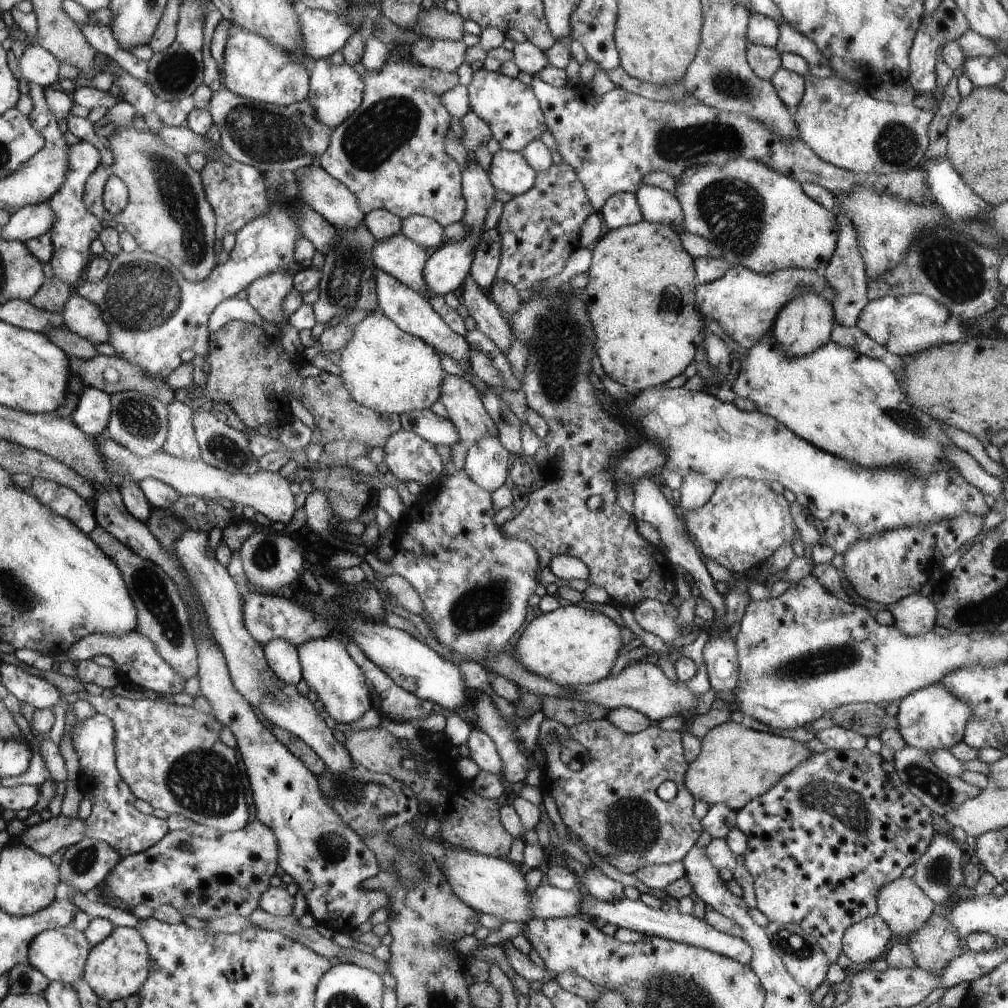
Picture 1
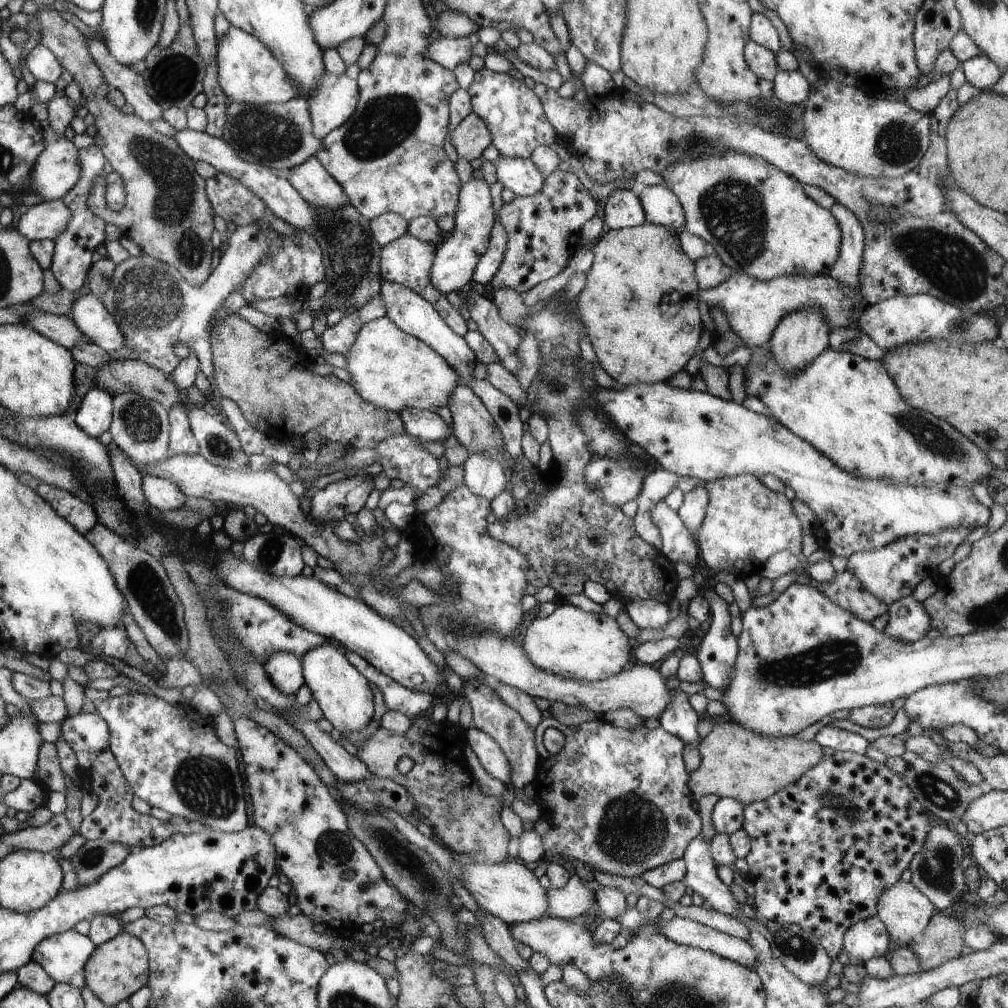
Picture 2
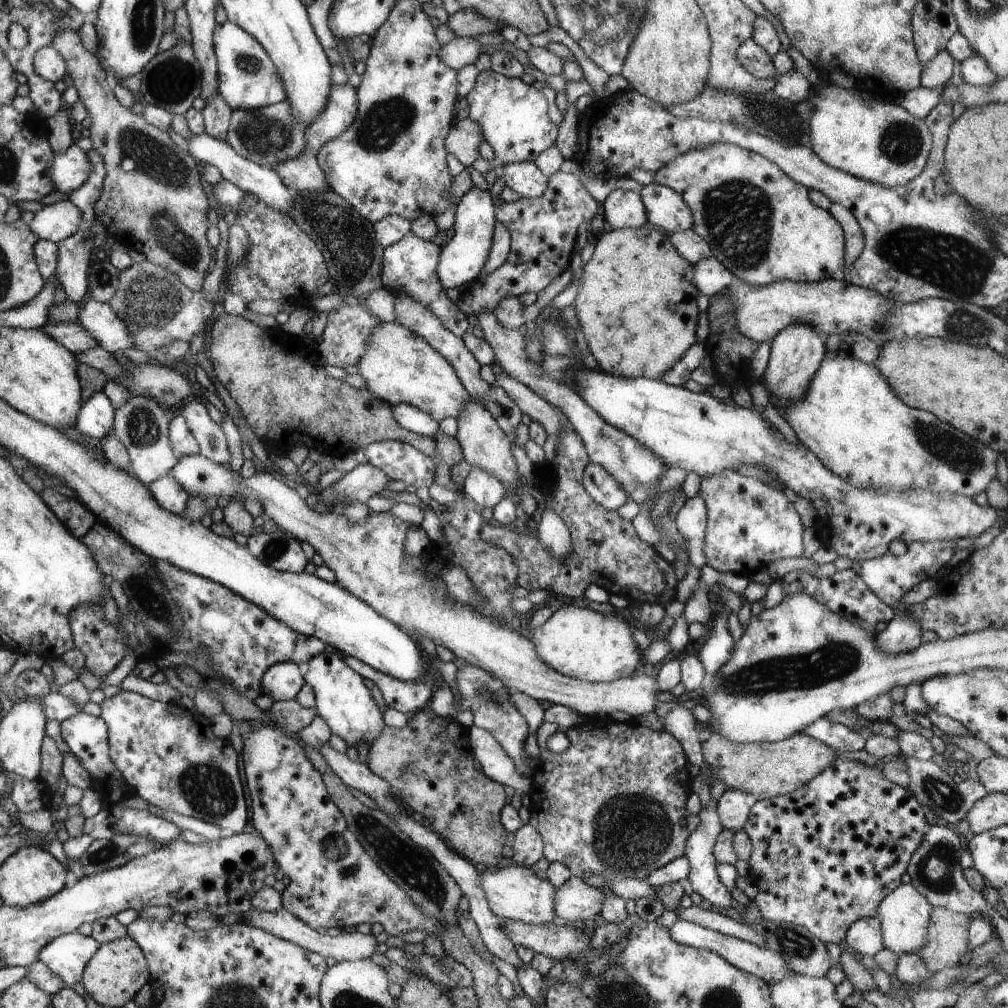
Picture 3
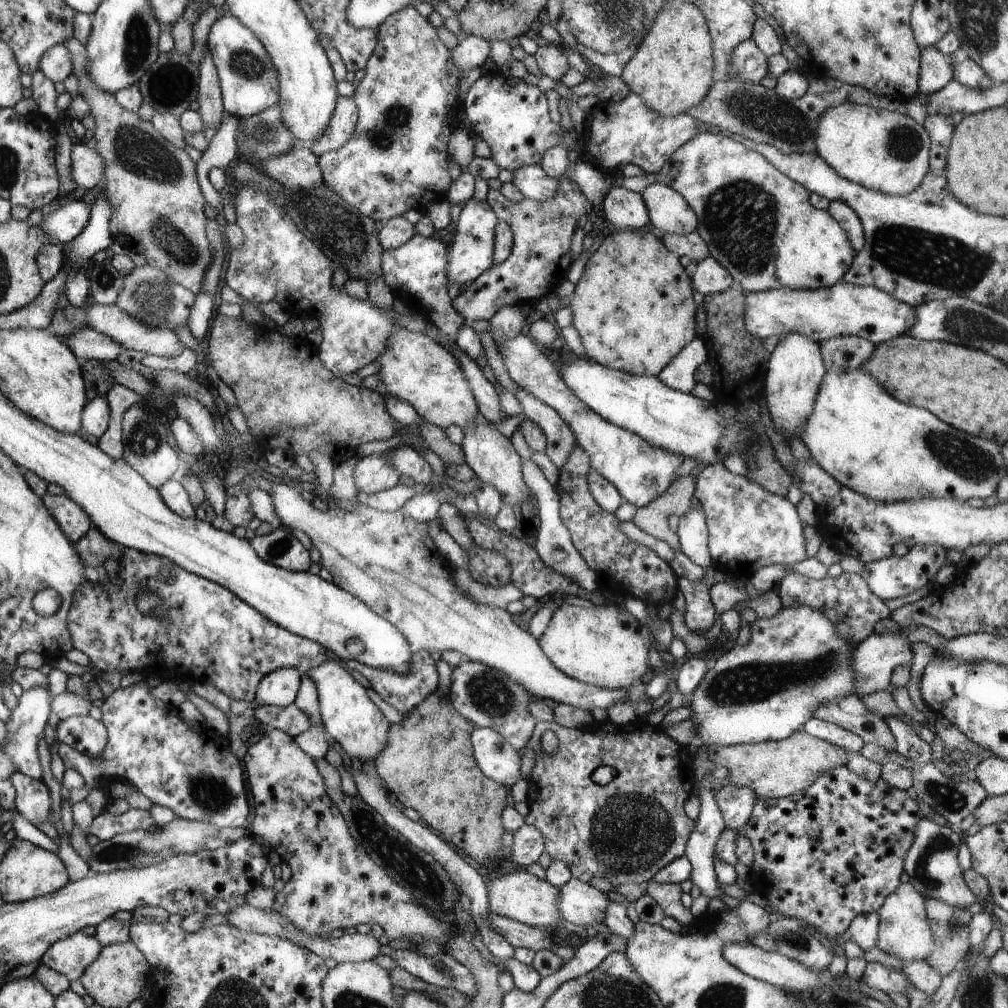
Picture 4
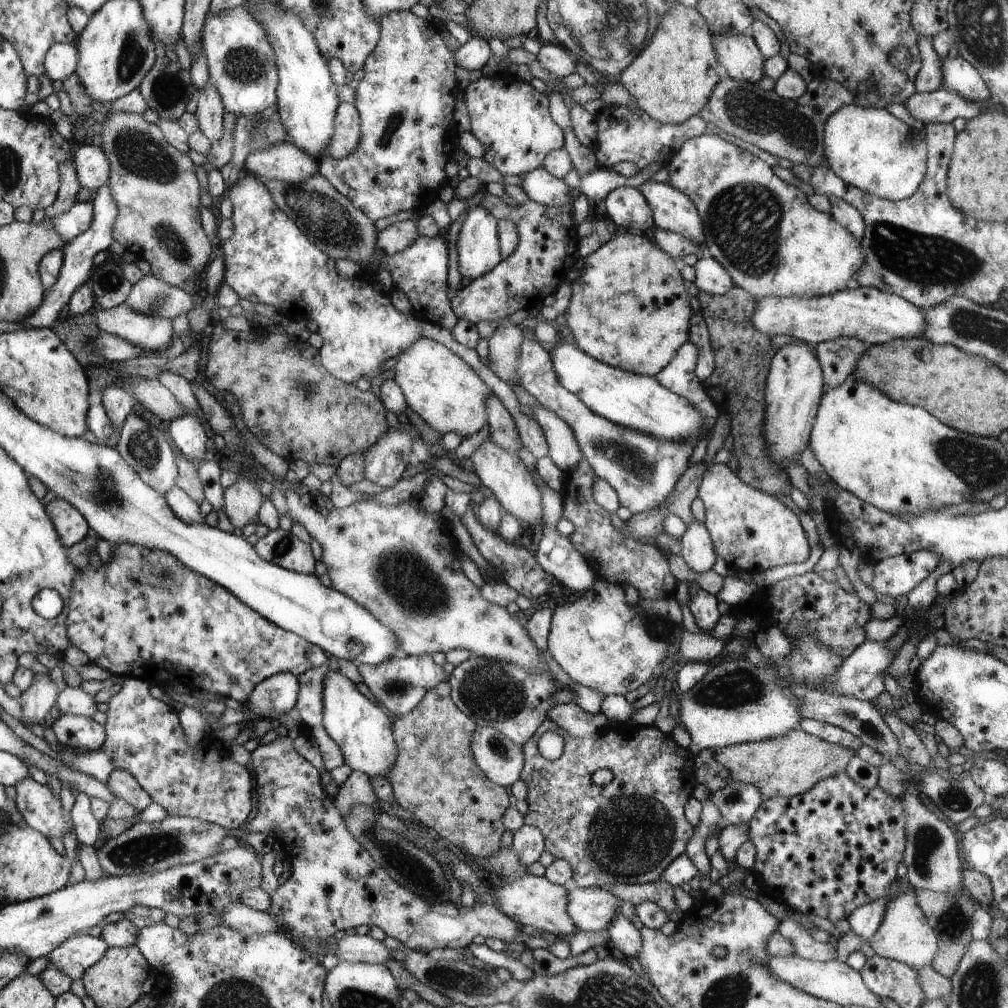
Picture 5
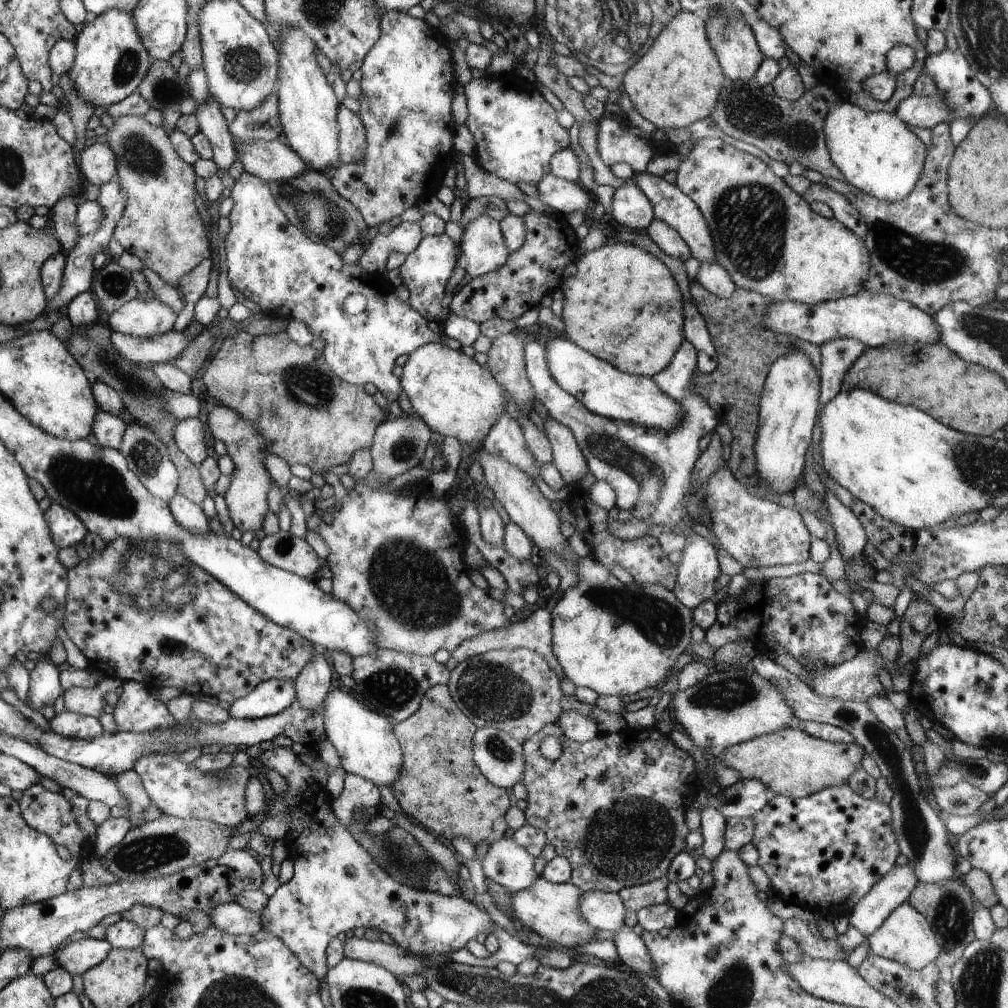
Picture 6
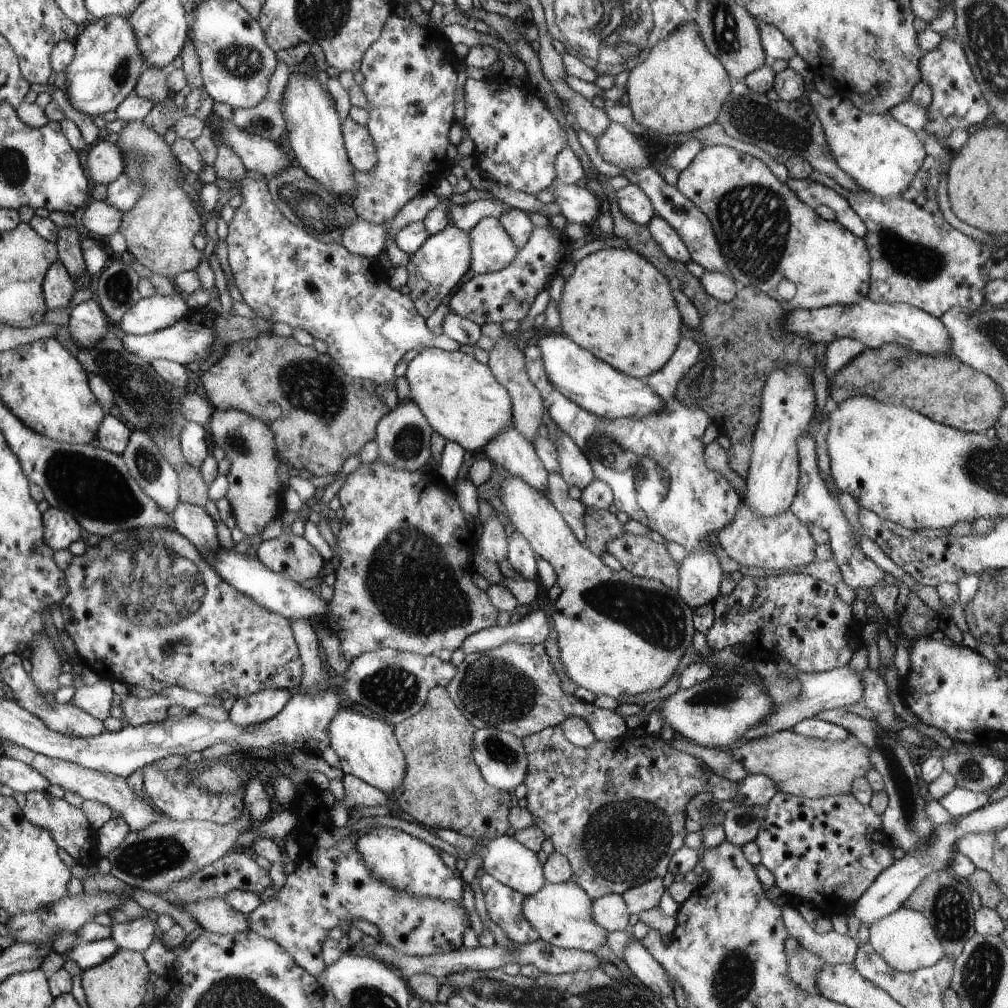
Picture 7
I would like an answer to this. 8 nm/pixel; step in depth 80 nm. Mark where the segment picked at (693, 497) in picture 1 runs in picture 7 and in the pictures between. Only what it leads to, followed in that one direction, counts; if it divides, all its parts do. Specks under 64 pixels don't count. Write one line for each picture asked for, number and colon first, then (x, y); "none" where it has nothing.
2: (693, 510)
3: (691, 520)
4: (693, 532)
5: (698, 551)
6: (697, 573)
7: (700, 574)

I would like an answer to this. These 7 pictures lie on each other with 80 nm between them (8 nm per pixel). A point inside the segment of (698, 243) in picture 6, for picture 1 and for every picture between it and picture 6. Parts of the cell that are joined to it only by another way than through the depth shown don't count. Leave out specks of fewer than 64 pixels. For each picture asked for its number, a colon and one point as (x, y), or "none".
1: (657, 205)
2: (661, 206)
3: (666, 210)
4: (669, 212)
5: (672, 210)

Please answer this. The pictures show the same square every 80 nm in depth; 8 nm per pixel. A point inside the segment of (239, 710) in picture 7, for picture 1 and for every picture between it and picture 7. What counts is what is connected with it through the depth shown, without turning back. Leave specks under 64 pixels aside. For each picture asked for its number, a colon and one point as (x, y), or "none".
1: (282, 657)
2: (285, 670)
3: (282, 681)
4: (280, 687)
5: (279, 693)
6: (270, 698)

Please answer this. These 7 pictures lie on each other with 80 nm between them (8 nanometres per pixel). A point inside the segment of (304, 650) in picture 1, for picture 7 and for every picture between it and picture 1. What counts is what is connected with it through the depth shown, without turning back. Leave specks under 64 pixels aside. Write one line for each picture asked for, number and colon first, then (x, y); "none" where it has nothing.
2: (342, 692)
3: (343, 701)
4: (349, 716)
5: (364, 732)
6: (366, 741)
7: (368, 748)

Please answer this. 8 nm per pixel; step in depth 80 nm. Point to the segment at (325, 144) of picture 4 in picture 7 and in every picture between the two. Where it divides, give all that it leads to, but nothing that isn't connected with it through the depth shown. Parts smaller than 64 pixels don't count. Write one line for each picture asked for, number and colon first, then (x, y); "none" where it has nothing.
5: (348, 131)
6: (353, 139)
7: (364, 157)

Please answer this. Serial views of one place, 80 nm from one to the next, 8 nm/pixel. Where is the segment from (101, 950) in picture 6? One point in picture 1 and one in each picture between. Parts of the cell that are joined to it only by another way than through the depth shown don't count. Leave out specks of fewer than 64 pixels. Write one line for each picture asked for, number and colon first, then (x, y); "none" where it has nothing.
1: (60, 954)
2: (63, 956)
3: (66, 956)
4: (72, 955)
5: (76, 954)

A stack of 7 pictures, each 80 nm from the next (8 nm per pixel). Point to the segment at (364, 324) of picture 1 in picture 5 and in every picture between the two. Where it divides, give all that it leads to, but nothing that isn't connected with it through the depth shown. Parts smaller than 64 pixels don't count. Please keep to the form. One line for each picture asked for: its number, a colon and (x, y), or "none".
2: (394, 370)
3: (400, 367)
4: (414, 367)
5: (446, 392)

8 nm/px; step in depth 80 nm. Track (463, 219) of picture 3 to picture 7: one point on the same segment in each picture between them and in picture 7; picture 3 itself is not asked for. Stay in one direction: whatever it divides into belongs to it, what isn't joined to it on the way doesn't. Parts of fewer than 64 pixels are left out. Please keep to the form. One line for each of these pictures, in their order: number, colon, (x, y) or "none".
4: (473, 250)
5: (478, 248)
6: (484, 248)
7: (492, 248)

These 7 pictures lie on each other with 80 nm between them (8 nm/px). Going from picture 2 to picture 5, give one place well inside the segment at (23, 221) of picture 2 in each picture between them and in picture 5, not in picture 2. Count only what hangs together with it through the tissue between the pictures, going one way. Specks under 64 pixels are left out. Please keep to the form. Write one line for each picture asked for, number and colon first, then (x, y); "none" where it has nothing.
3: (57, 222)
4: (63, 225)
5: (77, 220)

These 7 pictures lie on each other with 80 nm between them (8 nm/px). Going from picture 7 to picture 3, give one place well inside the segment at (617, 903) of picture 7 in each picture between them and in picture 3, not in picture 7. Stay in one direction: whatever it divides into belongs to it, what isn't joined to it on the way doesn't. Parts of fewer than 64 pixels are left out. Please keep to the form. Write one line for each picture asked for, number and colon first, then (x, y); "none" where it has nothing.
3: (575, 900)
4: (580, 903)
5: (593, 908)
6: (604, 911)

